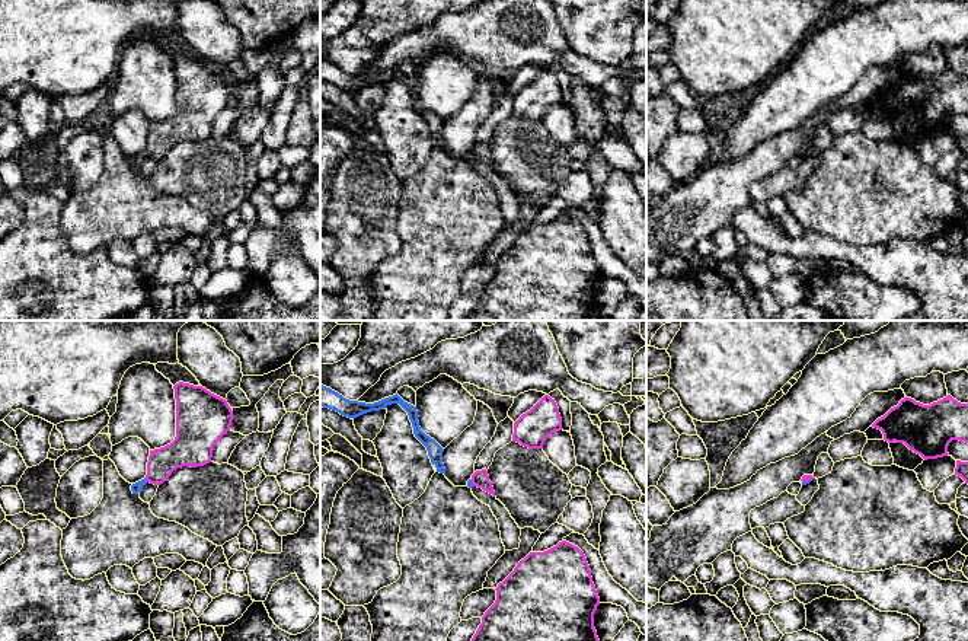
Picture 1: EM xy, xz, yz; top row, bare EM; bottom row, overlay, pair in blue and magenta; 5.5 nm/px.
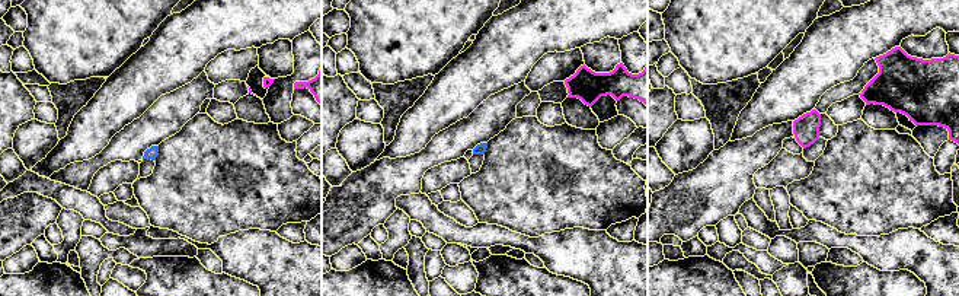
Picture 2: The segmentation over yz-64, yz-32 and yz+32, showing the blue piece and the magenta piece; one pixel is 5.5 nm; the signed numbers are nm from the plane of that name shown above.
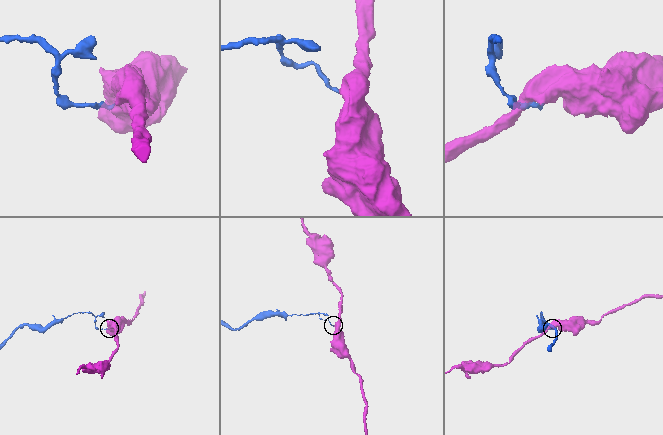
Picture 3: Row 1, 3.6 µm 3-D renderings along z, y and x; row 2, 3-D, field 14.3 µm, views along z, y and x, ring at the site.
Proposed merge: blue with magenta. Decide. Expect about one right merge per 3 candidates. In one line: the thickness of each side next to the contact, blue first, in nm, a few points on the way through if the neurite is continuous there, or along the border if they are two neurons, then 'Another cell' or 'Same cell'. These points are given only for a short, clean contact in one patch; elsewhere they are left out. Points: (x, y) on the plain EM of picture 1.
Thickness 60 nm (blue) against 160 nm. Boundary: xy (144, 152), (147, 155). Another cell

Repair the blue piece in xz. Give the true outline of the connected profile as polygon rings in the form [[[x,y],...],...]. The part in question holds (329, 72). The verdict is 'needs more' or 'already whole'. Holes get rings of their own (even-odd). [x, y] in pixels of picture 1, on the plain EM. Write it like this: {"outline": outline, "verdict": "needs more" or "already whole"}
{"outline": [[[320,58],[320,80],[336,84],[348,92],[357,92],[371,84],[380,84],[392,77],[399,77],[408,86],[415,111],[427,121],[431,137],[437,141],[437,146],[445,149],[445,141],[443,137],[444,122],[421,103],[416,80],[405,76],[397,67],[374,77],[349,74],[330,61]]], "verdict": "already whole"}

